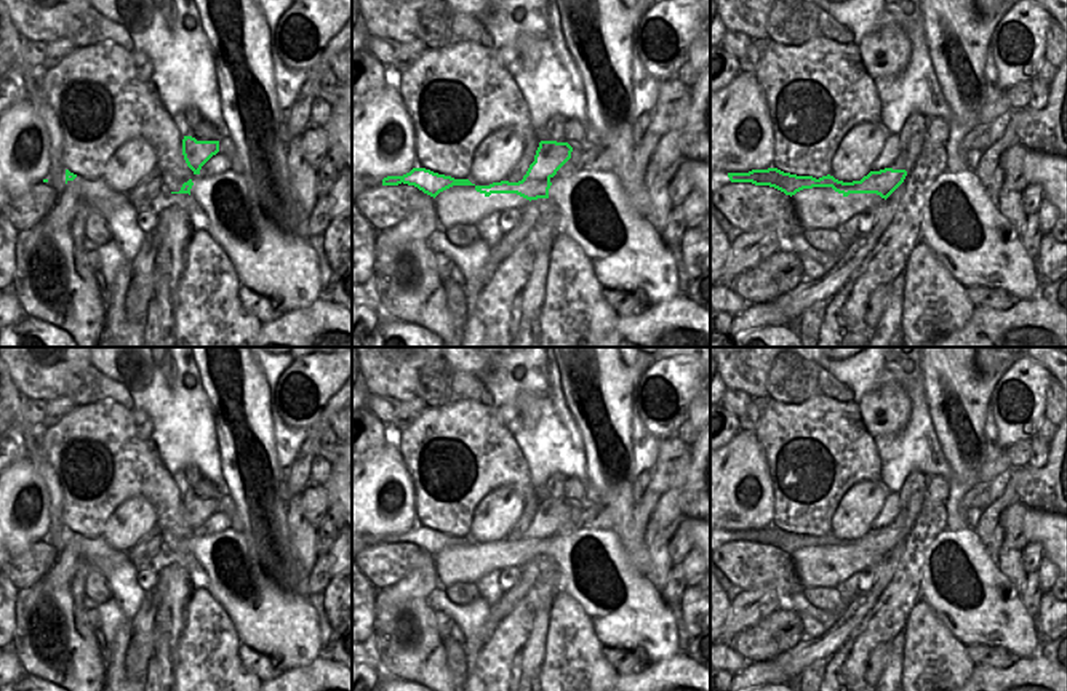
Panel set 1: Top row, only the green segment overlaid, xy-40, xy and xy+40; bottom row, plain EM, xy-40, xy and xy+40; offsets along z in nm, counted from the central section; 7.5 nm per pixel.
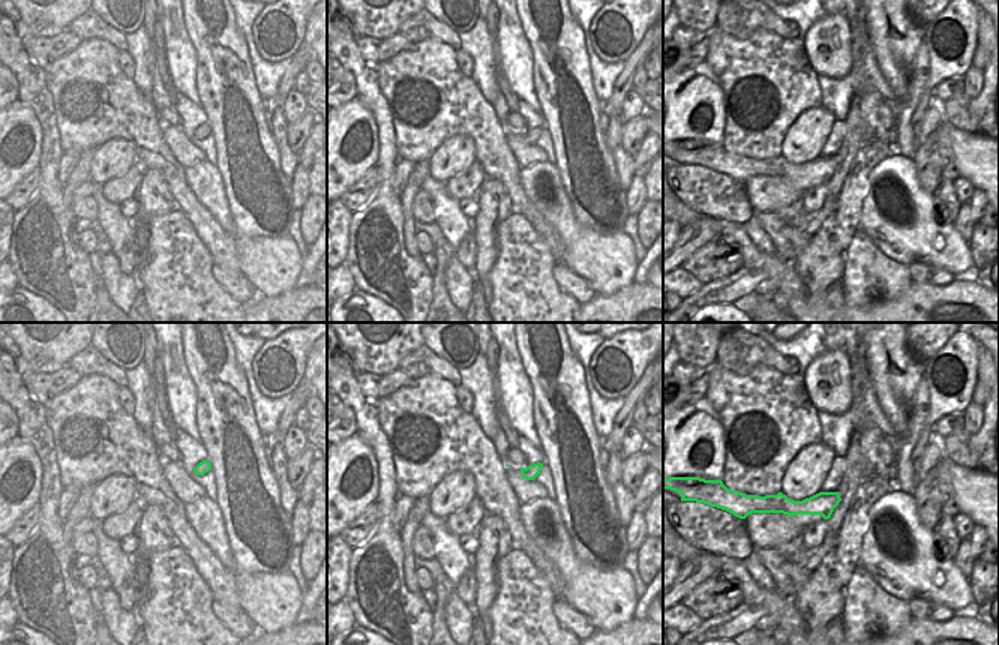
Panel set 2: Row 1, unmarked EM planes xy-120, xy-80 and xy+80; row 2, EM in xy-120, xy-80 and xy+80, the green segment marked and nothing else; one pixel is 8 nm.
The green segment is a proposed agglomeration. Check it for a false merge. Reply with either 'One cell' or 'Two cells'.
One cell.

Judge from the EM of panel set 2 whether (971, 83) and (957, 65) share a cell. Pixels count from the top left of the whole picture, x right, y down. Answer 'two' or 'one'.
two

